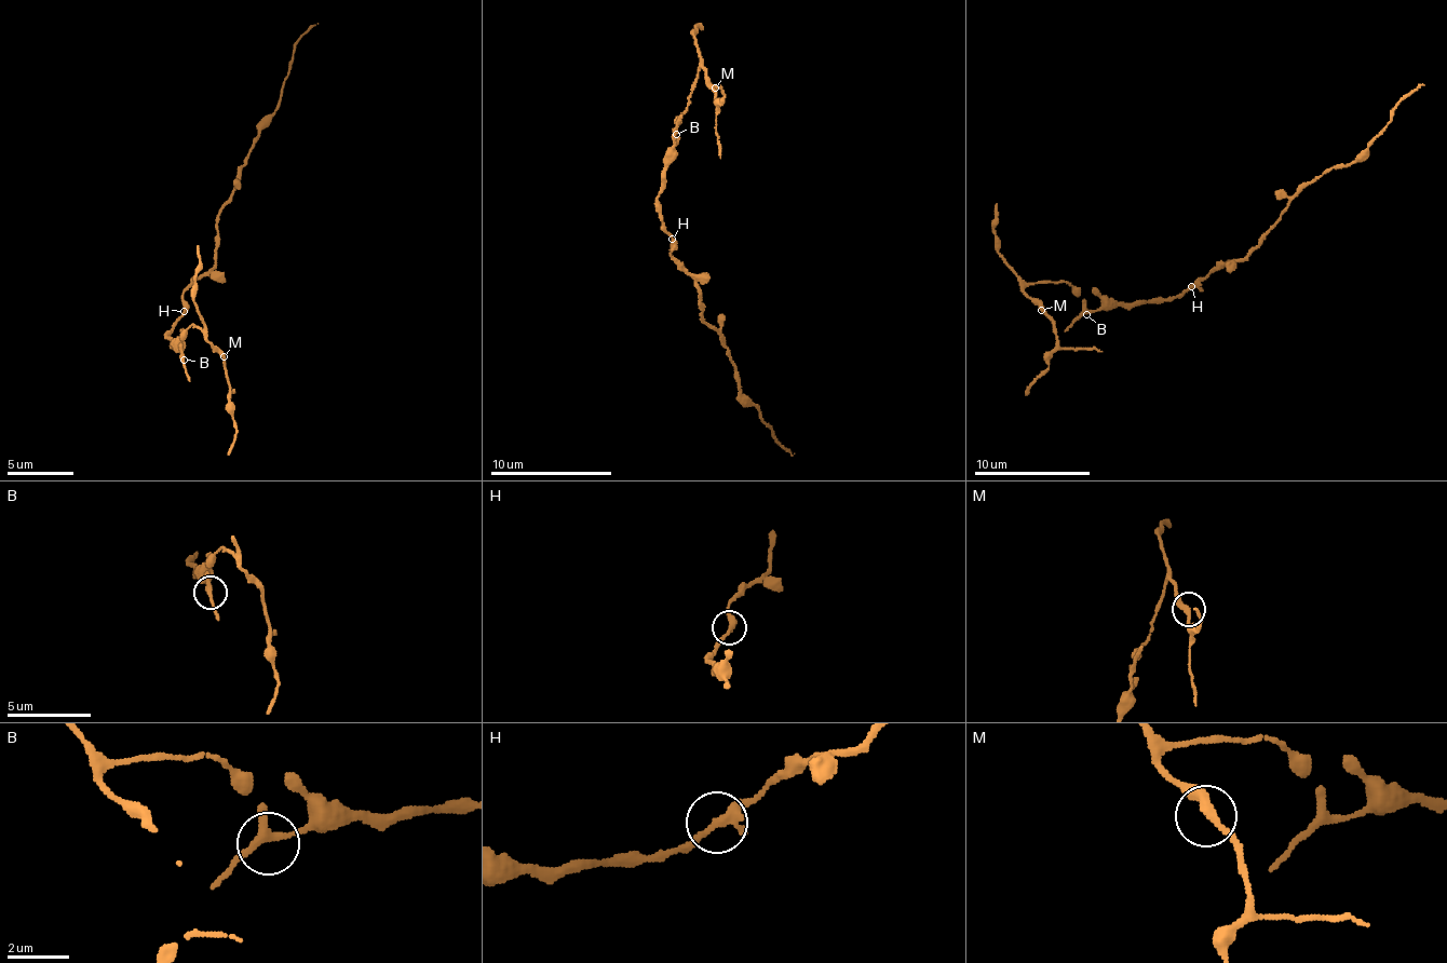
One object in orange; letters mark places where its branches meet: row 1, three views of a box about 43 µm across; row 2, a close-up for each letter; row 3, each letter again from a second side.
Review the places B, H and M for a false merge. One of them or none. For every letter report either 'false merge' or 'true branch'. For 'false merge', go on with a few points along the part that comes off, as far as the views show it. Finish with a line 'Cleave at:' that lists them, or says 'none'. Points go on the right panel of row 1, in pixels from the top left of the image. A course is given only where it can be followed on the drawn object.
B: true branch
H: true branch
M: true branch
Cleave at: none

